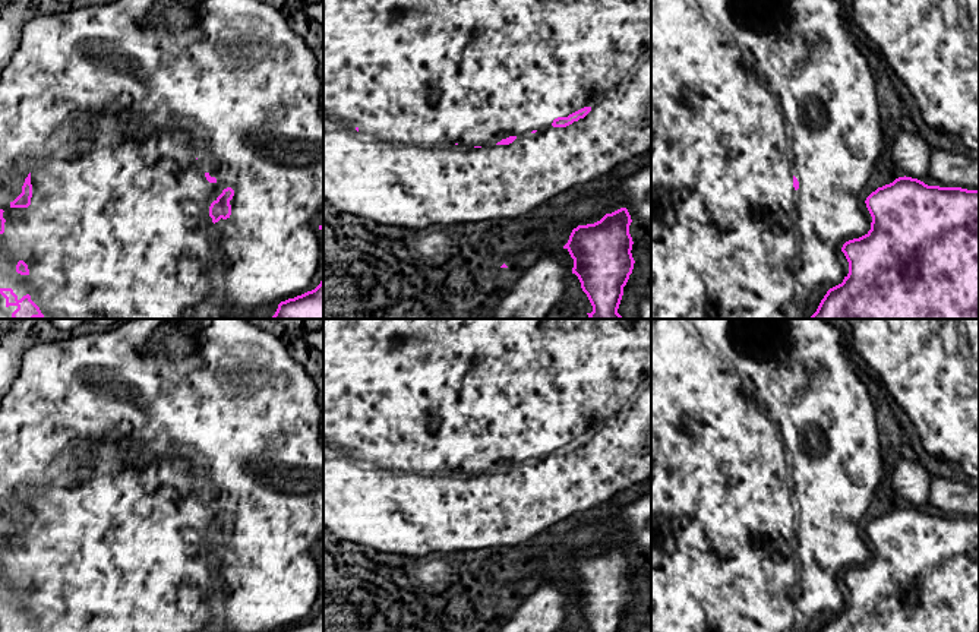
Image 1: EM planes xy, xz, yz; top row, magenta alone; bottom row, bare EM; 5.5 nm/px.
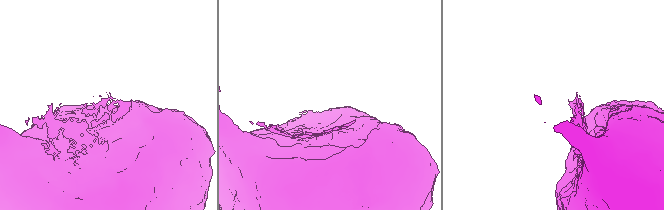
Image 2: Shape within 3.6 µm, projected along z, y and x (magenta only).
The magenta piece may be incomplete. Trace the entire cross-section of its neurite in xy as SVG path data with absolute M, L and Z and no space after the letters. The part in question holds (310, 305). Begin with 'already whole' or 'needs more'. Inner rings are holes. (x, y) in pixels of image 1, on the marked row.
already whole; M323 278L315 290L281 301L272 319L323 319Z

